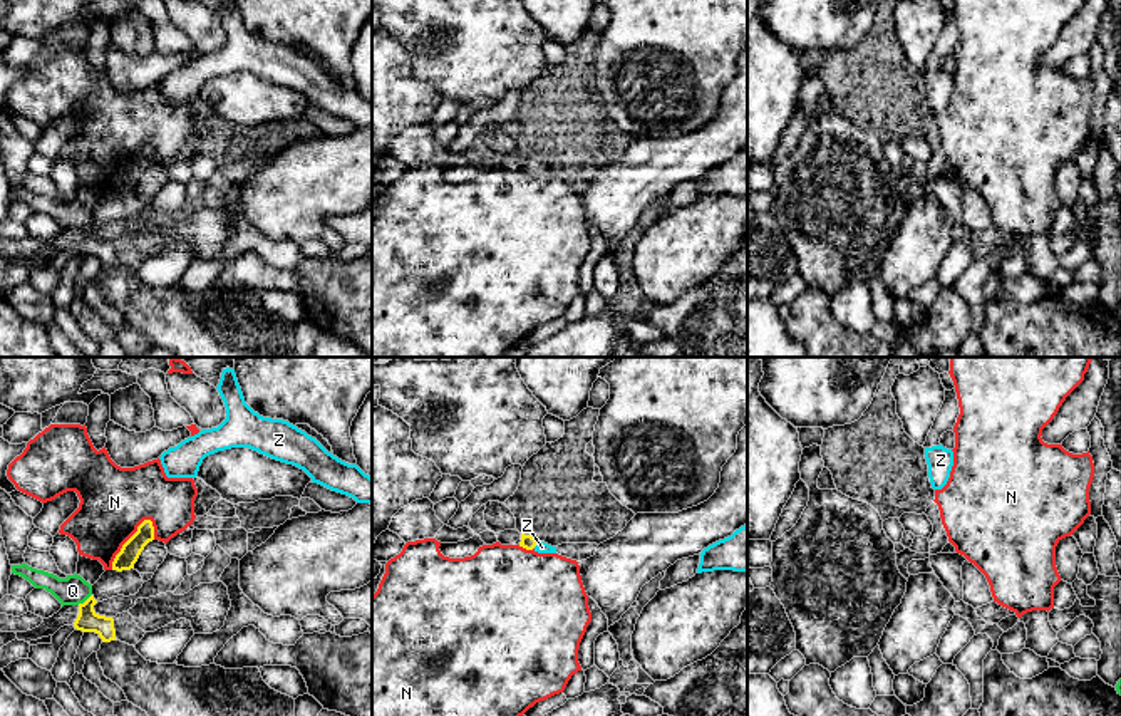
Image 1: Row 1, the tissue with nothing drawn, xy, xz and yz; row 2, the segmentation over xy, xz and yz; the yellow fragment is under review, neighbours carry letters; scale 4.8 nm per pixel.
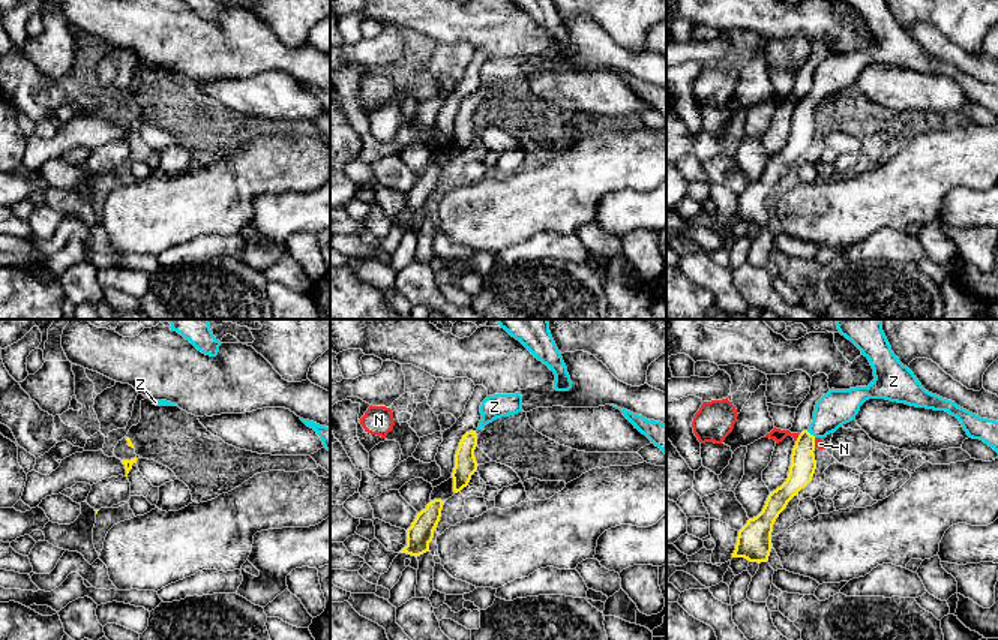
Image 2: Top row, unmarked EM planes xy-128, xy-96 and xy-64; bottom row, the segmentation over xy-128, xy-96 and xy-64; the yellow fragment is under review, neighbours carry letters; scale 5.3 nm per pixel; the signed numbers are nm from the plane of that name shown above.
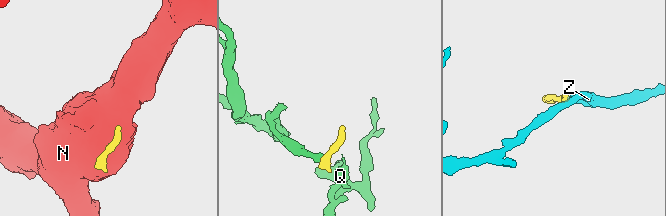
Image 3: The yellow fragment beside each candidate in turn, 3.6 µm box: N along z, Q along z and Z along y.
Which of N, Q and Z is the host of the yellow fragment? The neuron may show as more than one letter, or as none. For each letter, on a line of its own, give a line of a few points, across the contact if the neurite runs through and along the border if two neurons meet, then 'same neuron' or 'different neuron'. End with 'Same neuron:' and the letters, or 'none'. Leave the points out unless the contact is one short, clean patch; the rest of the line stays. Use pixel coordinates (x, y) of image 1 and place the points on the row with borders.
N: line xy (149, 518), (123, 545), (111, 569); different neuron
Q: line xy (91, 594), (77, 604); different neuron
Z: line xz (528, 542), (535, 544), (542, 547); same neuron
Same neuron: Z

